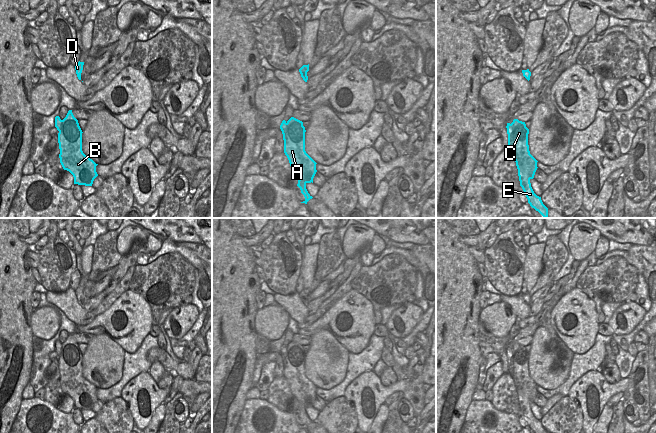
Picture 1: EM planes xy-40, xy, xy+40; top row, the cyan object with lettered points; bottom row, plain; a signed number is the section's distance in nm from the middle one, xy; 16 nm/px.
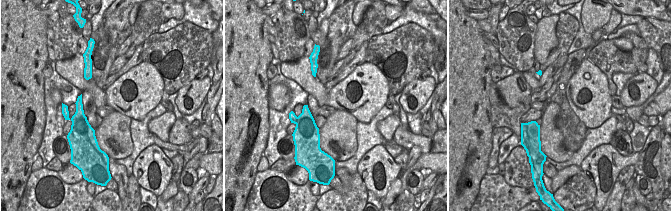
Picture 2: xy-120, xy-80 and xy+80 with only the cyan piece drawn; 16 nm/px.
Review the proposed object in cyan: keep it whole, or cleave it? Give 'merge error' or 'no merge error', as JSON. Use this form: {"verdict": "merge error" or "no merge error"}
{"verdict": "merge error"}

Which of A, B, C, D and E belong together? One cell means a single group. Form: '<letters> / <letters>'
A B C D / E

